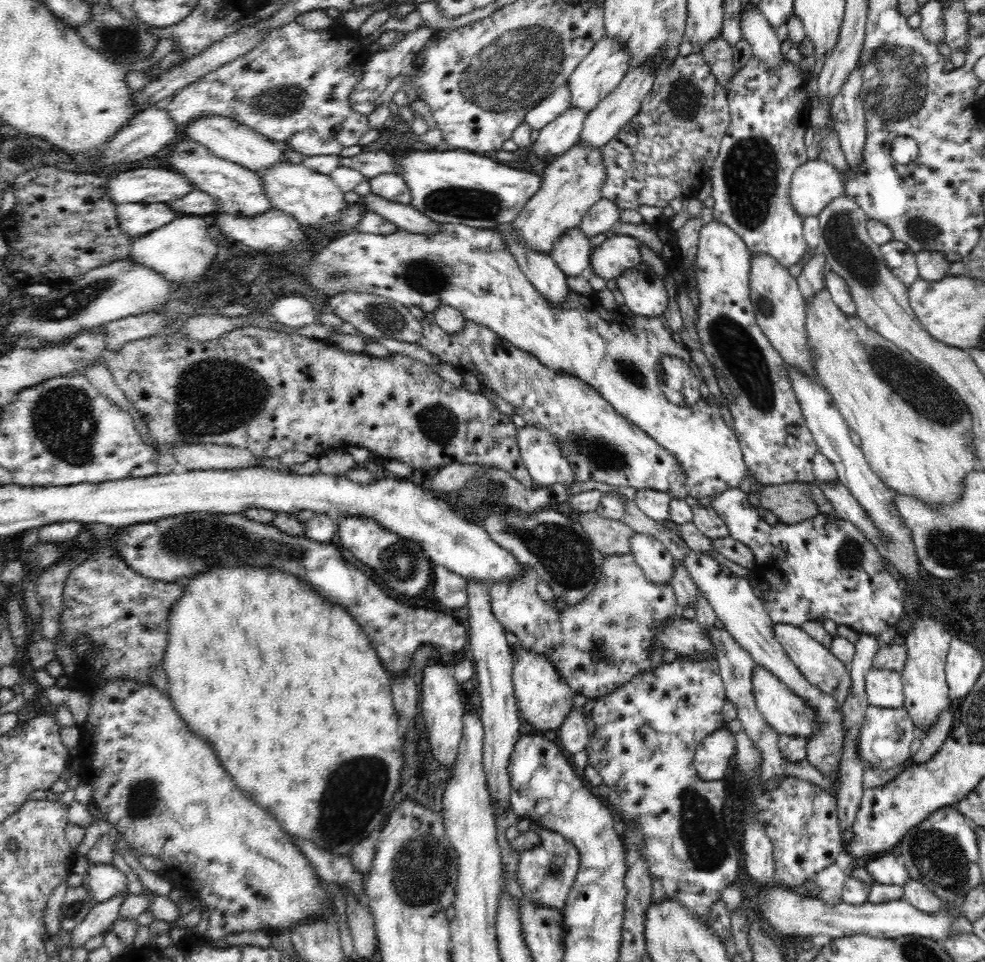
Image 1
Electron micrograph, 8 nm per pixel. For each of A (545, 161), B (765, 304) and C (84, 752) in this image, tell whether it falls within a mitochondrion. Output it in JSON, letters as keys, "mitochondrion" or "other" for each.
{"A":"other","B":"mitochondrion","C":"other"}

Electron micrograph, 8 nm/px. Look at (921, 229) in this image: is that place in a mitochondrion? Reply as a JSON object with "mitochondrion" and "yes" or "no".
{"mitochondrion":"yes"}

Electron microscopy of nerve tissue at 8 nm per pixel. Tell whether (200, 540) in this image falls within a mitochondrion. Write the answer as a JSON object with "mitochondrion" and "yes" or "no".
{"mitochondrion":"yes"}

